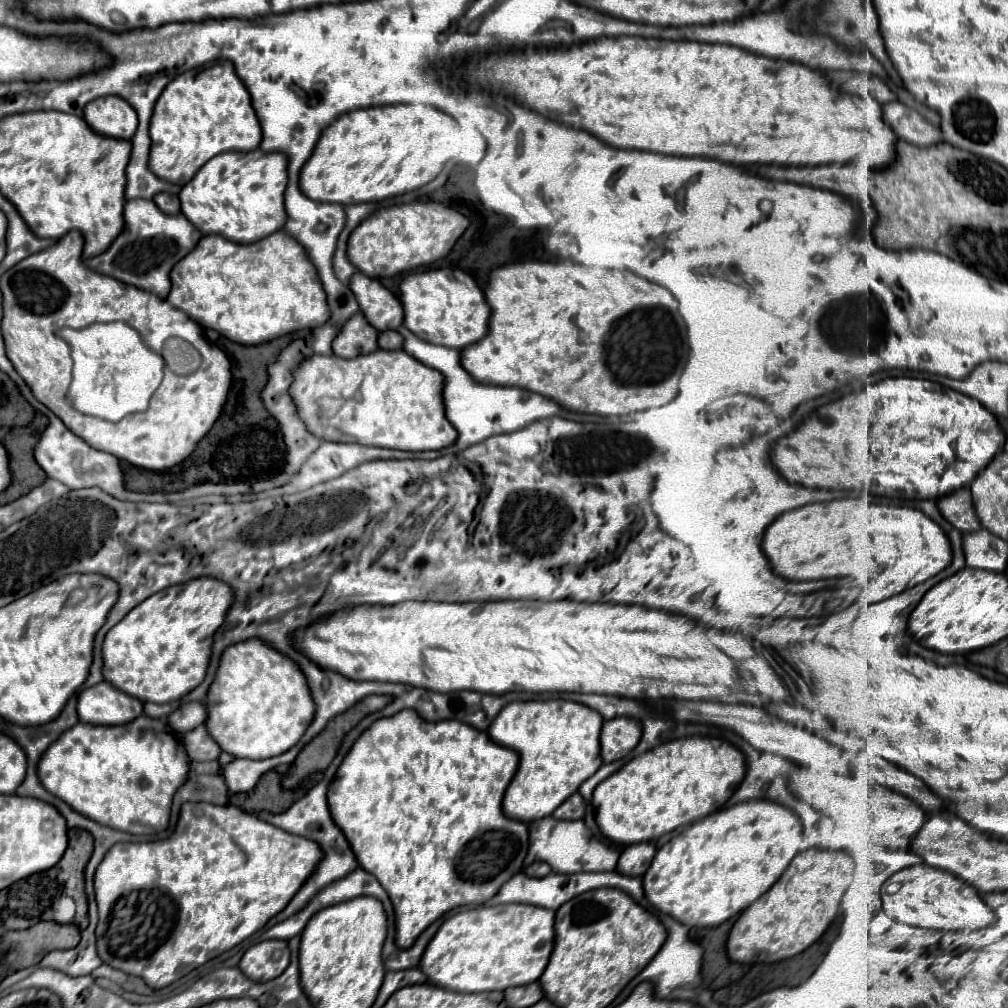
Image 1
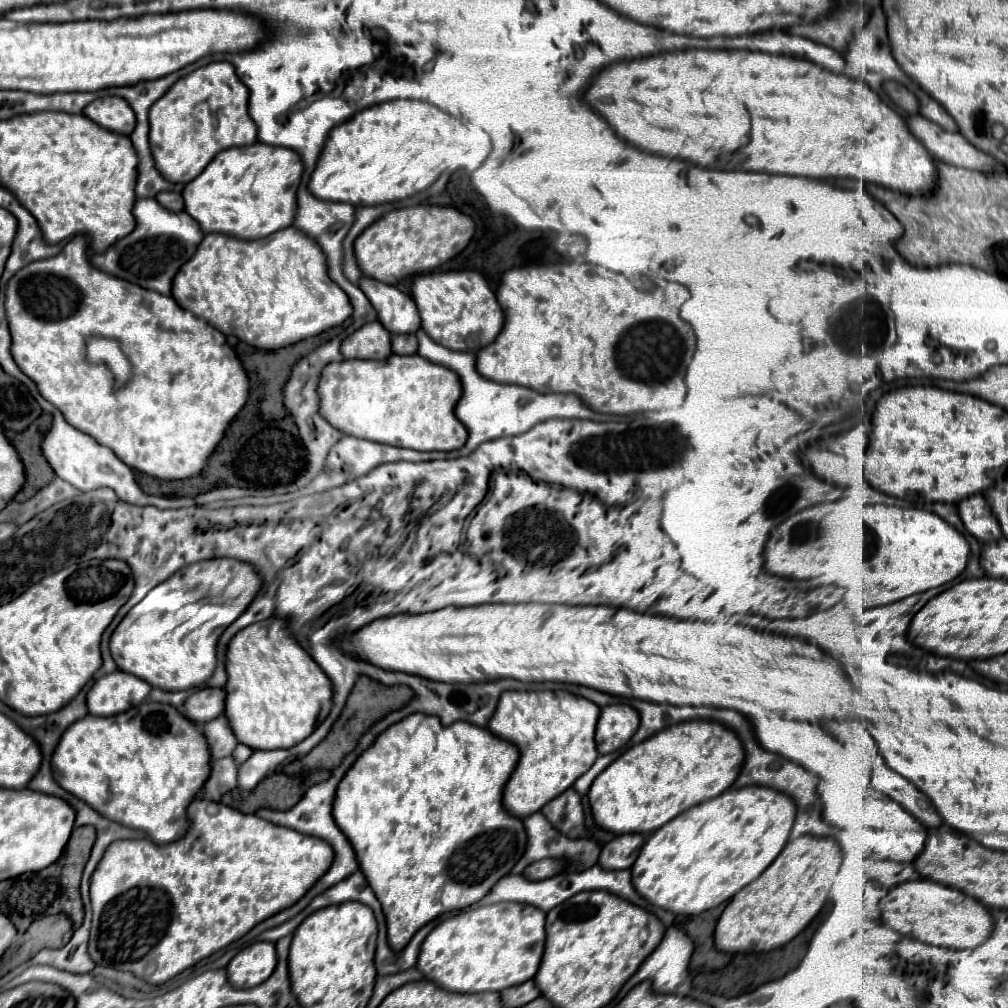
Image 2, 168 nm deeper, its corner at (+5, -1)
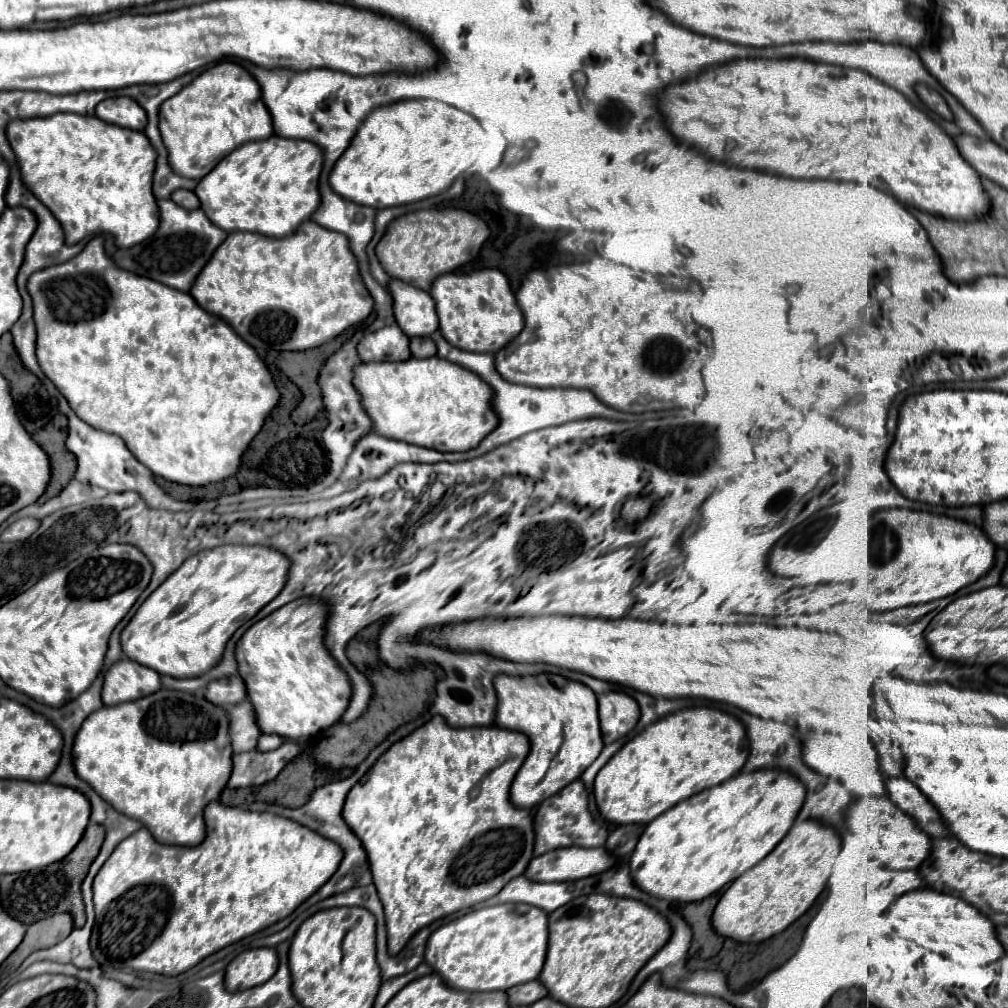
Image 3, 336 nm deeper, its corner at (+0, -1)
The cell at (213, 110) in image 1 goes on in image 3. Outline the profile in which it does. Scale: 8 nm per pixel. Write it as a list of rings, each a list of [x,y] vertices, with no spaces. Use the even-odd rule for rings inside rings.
[[[233,61],[209,67],[177,95],[167,99],[159,111],[159,129],[173,171],[187,179],[203,179],[239,145],[273,135],[271,115],[261,99],[259,83],[255,83],[247,69]]]

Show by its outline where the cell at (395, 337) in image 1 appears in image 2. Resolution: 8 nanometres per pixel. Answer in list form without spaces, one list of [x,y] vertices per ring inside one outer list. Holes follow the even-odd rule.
[[[410,333],[410,335],[394,335],[392,337],[392,353],[398,353],[398,355],[414,355],[418,349],[418,341],[416,337]]]

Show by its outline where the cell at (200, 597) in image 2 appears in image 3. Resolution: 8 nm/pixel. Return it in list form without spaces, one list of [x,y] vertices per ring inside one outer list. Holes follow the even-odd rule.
[[[219,545],[195,553],[145,599],[135,617],[127,623],[121,633],[125,657],[155,669],[159,675],[199,677],[207,673],[221,659],[225,643],[235,629],[247,623],[261,607],[279,595],[285,587],[289,565],[289,559],[281,551],[265,545]]]

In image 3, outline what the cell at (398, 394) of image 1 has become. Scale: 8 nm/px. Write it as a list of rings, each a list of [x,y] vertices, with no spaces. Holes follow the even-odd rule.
[[[411,357],[401,363],[361,363],[355,367],[353,381],[363,397],[363,407],[373,419],[375,433],[389,439],[437,451],[469,451],[499,423],[491,407],[491,385],[477,373],[439,357]]]

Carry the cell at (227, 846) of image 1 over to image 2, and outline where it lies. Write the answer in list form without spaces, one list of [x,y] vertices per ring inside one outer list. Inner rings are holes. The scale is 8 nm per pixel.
[[[194,799],[188,809],[188,821],[190,827],[186,831],[186,835],[170,845],[156,845],[150,839],[132,839],[132,841],[114,841],[104,857],[100,859],[92,879],[90,879],[90,899],[92,899],[92,929],[90,929],[90,945],[88,945],[88,953],[94,959],[96,965],[104,965],[104,967],[114,967],[120,971],[130,971],[136,977],[144,979],[150,985],[160,985],[166,983],[168,979],[176,977],[178,973],[182,973],[184,969],[192,967],[194,963],[198,963],[200,959],[220,951],[222,947],[230,945],[232,941],[244,937],[254,925],[258,925],[260,921],[268,919],[270,915],[294,905],[330,867],[332,859],[334,859],[334,851],[330,845],[326,845],[322,839],[312,837],[312,835],[304,835],[280,825],[274,825],[270,821],[264,821],[256,815],[244,815],[224,803],[214,803],[208,799]]]

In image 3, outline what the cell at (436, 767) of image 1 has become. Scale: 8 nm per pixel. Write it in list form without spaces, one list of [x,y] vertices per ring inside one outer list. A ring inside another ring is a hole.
[[[435,715],[427,725],[419,727],[405,739],[397,741],[387,753],[383,753],[377,759],[377,763],[363,775],[363,779],[357,781],[355,787],[349,791],[345,807],[343,807],[343,819],[355,831],[355,835],[363,843],[365,851],[369,851],[367,857],[369,857],[369,867],[373,873],[373,883],[379,891],[379,899],[383,899],[383,909],[385,909],[389,955],[397,955],[407,945],[407,941],[425,925],[429,925],[445,915],[451,915],[459,909],[473,907],[473,905],[497,895],[505,883],[509,883],[511,879],[515,879],[517,875],[521,875],[527,869],[527,863],[533,857],[533,837],[535,837],[533,821],[531,821],[531,815],[527,809],[517,809],[509,801],[511,781],[513,781],[515,773],[519,771],[519,767],[523,765],[527,753],[529,753],[529,739],[523,733],[501,729],[501,727],[449,727],[443,717]]]

